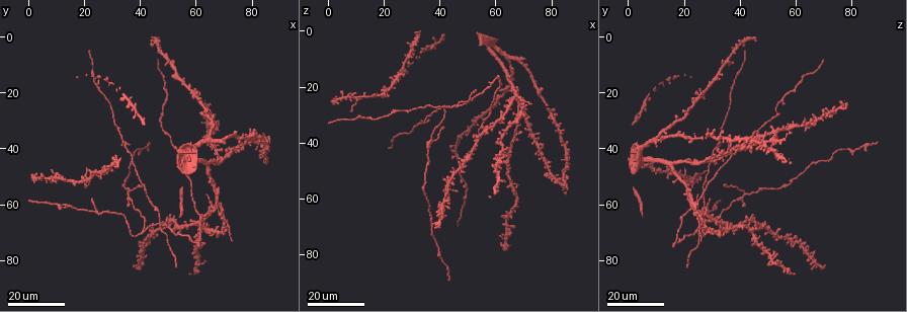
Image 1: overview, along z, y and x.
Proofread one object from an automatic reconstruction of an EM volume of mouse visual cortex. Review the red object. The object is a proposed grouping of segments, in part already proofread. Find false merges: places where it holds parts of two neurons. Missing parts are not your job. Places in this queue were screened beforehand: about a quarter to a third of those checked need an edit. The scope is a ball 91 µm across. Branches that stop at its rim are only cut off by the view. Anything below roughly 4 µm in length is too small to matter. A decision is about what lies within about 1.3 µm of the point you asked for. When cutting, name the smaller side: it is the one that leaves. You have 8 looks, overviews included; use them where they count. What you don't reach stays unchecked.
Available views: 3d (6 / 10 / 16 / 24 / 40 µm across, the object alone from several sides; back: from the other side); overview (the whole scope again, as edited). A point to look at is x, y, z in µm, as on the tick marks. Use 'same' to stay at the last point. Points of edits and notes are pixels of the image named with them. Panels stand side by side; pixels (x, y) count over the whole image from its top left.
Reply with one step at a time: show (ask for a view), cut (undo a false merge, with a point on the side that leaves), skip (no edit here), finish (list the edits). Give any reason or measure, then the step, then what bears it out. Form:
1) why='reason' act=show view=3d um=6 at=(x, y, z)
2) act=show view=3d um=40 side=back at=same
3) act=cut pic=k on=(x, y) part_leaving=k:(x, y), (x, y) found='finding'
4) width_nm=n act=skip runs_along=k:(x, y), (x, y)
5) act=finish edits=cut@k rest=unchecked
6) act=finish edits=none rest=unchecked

why='three arms meet' act=show view=3d um=24 at=(69, 65, 25)

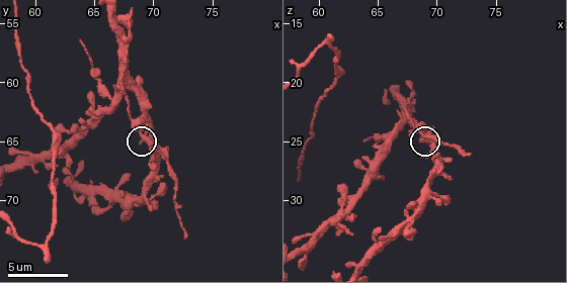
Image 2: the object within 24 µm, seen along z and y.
act=show view=3d um=10 at=(69.8, 64.8, 24.6)

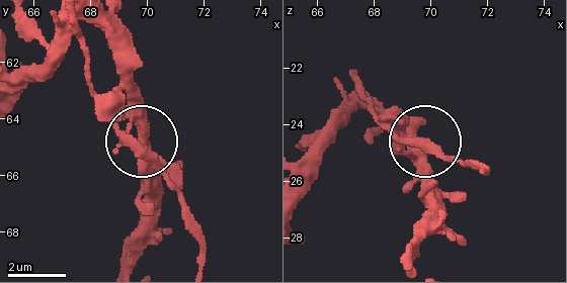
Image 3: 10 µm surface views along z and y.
arms=3 act=skip found='continuous, no second neuron'

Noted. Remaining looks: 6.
why='branch point' act=show view=3d um=16 at=(41, 69, 27)

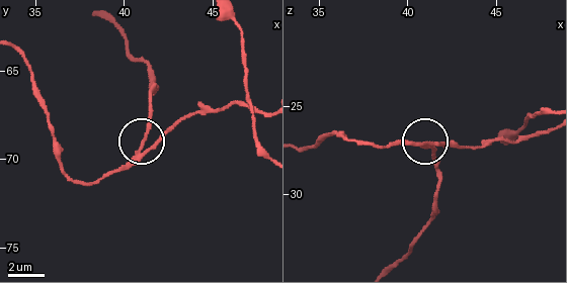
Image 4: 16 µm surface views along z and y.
act=show view=3d um=10 at=(41.1, 69.6, 27.2)

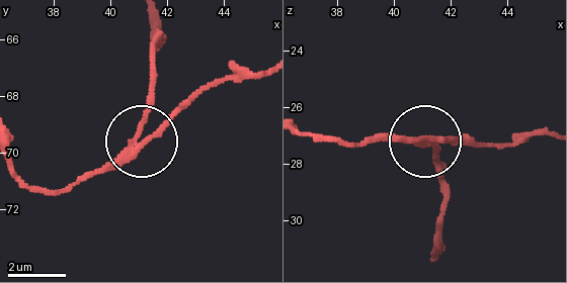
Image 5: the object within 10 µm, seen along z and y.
act=cut pic=5 on=(143, 115) part_leaving=5:(123, 154), (152, 84), (157, 19) found='a second neuron is stuck on'

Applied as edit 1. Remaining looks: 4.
why='see it whole again' act=show view=overview

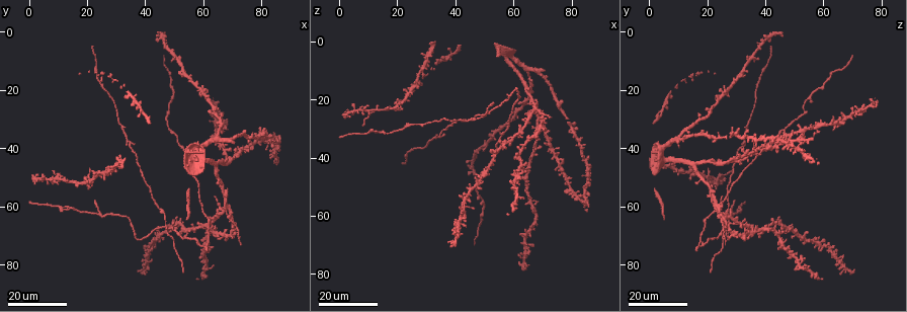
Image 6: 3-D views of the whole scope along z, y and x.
why='four or more arms meet' act=show view=3d um=24 at=(21, 51, 21)

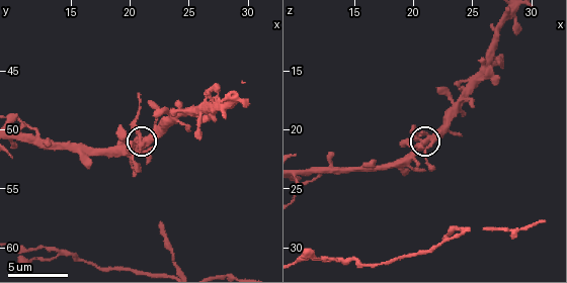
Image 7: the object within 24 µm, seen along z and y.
act=show view=3d um=6 at=(21.4, 51.0, 20.6)

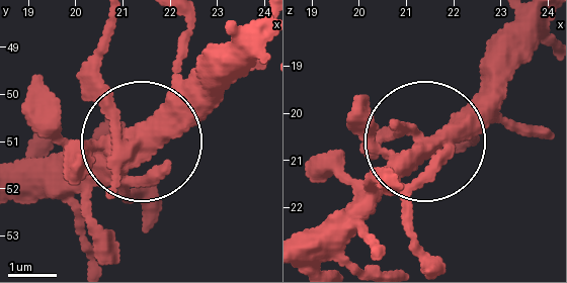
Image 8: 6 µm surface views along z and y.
act=show view=3d um=6 side=back at=(21.50, 50.95, 20.60)

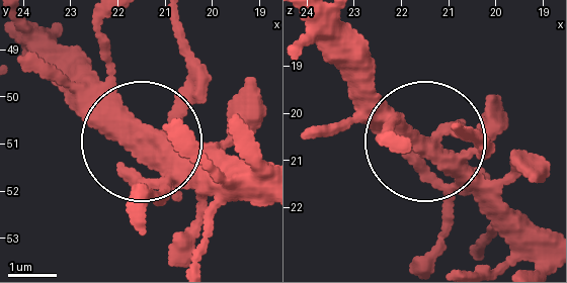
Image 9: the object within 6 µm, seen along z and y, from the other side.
width_nm=420 act=cut pic=9 on=(198, 95) part_leaving=9:(153, 149), (189, 69), (177, 20) found='a second neuron is stuck on'

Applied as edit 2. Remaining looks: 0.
act=finish edits=cut@5,cut@9 rest=unchecked

